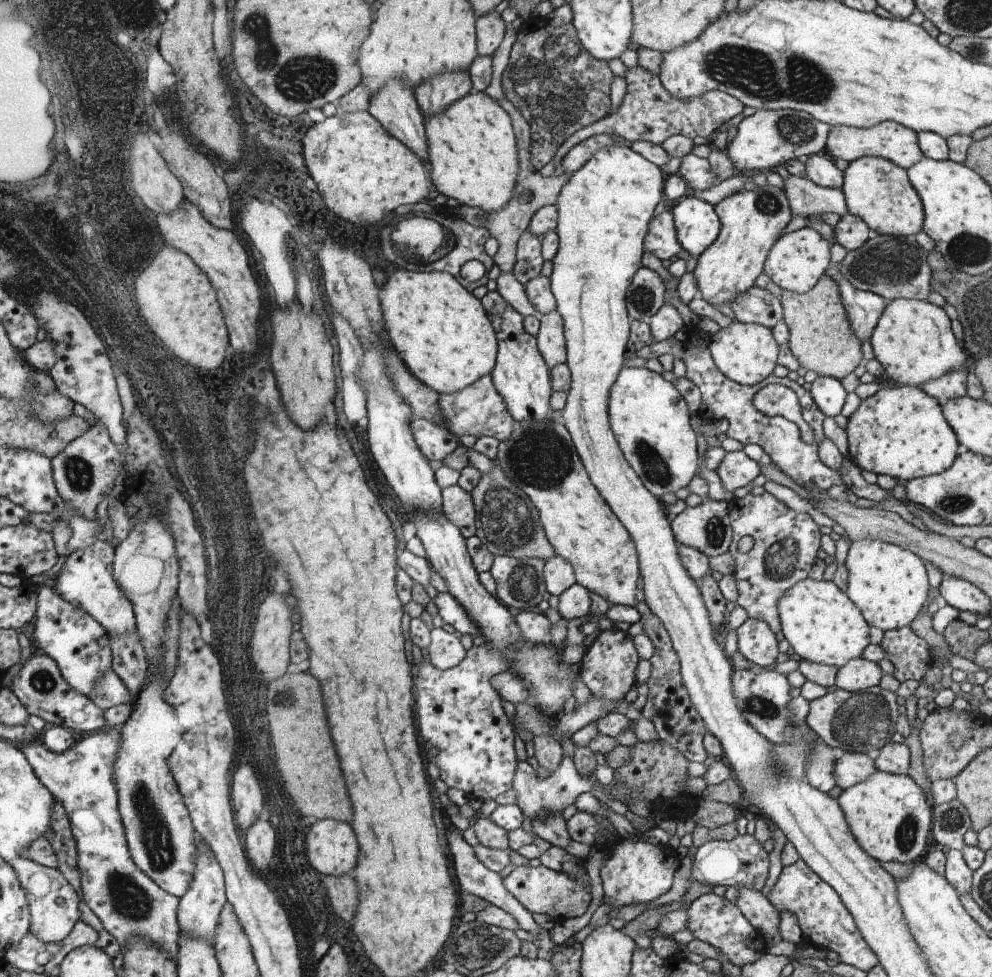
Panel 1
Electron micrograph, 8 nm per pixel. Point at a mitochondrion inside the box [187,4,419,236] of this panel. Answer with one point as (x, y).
(304, 78)

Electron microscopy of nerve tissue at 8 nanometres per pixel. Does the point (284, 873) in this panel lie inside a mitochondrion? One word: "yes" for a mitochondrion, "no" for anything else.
no

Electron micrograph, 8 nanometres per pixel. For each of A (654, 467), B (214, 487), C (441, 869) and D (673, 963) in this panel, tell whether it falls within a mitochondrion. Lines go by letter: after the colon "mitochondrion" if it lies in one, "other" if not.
A: mitochondrion
B: mitochondrion
C: other
D: other

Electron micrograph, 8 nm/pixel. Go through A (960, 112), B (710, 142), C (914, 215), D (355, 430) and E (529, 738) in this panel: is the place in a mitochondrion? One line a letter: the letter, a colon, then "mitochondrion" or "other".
A: other
B: other
C: other
D: other
E: other

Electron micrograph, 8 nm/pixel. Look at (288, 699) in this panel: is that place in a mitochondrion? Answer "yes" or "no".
yes

